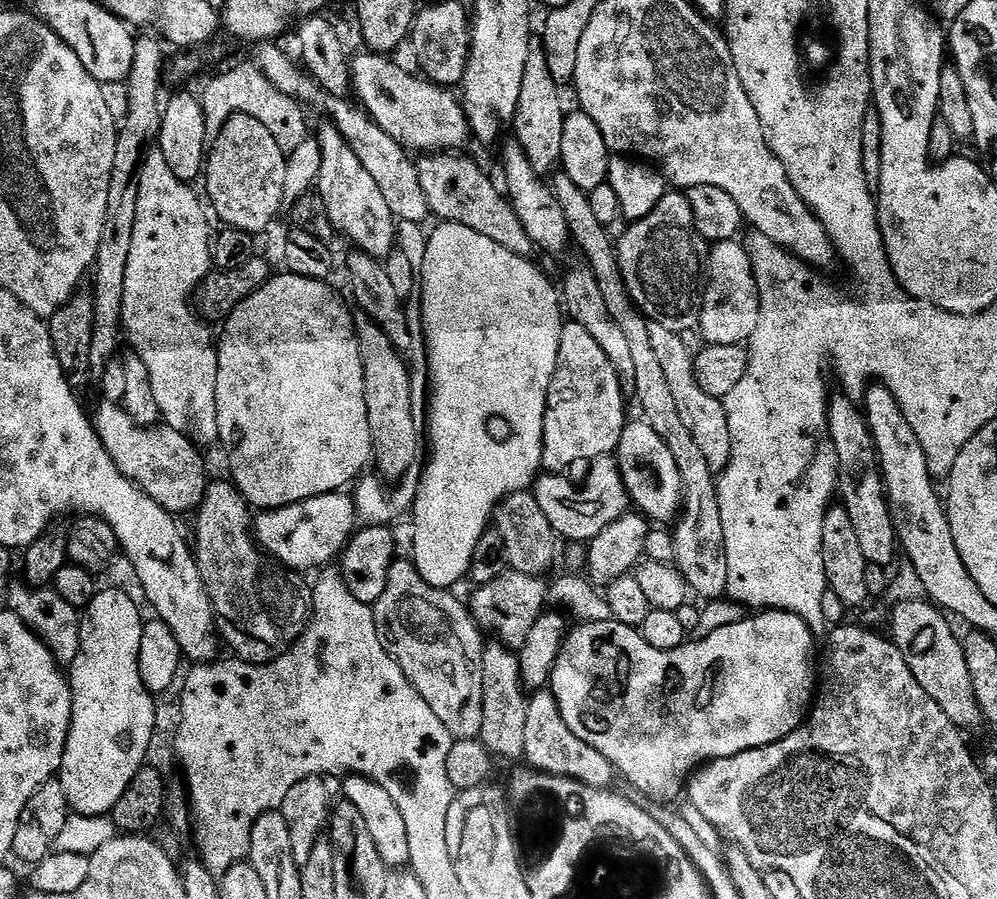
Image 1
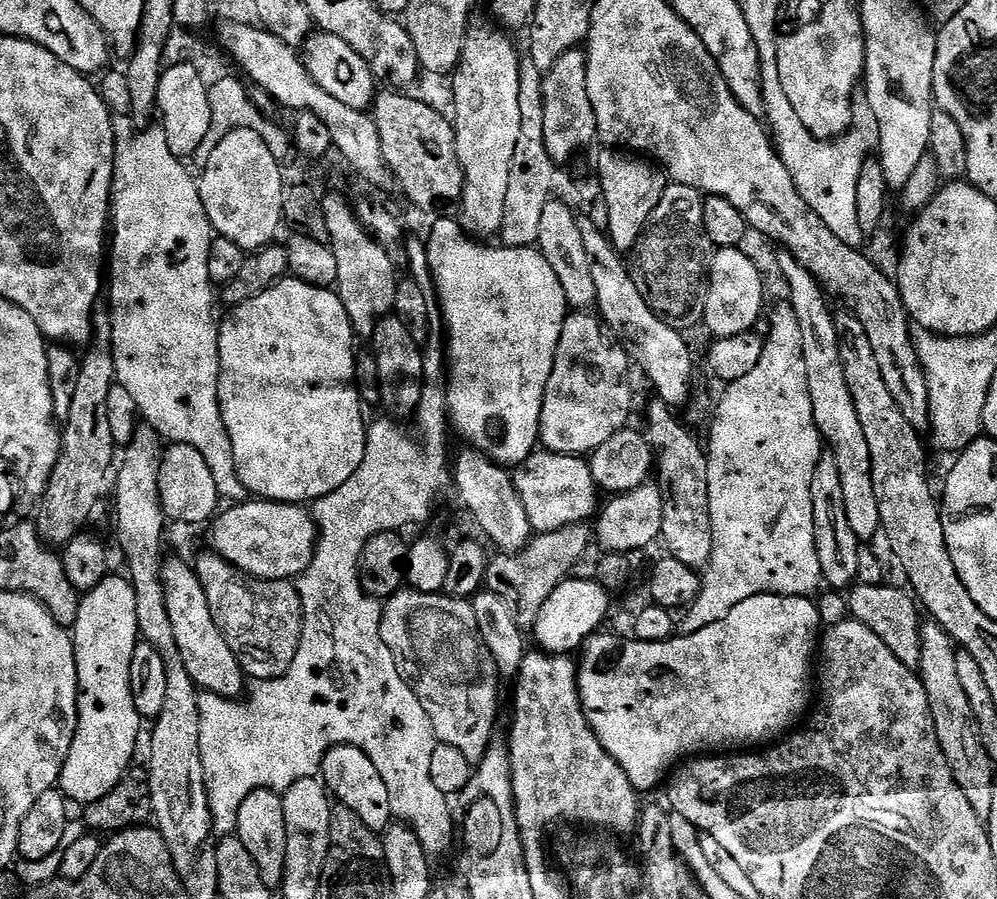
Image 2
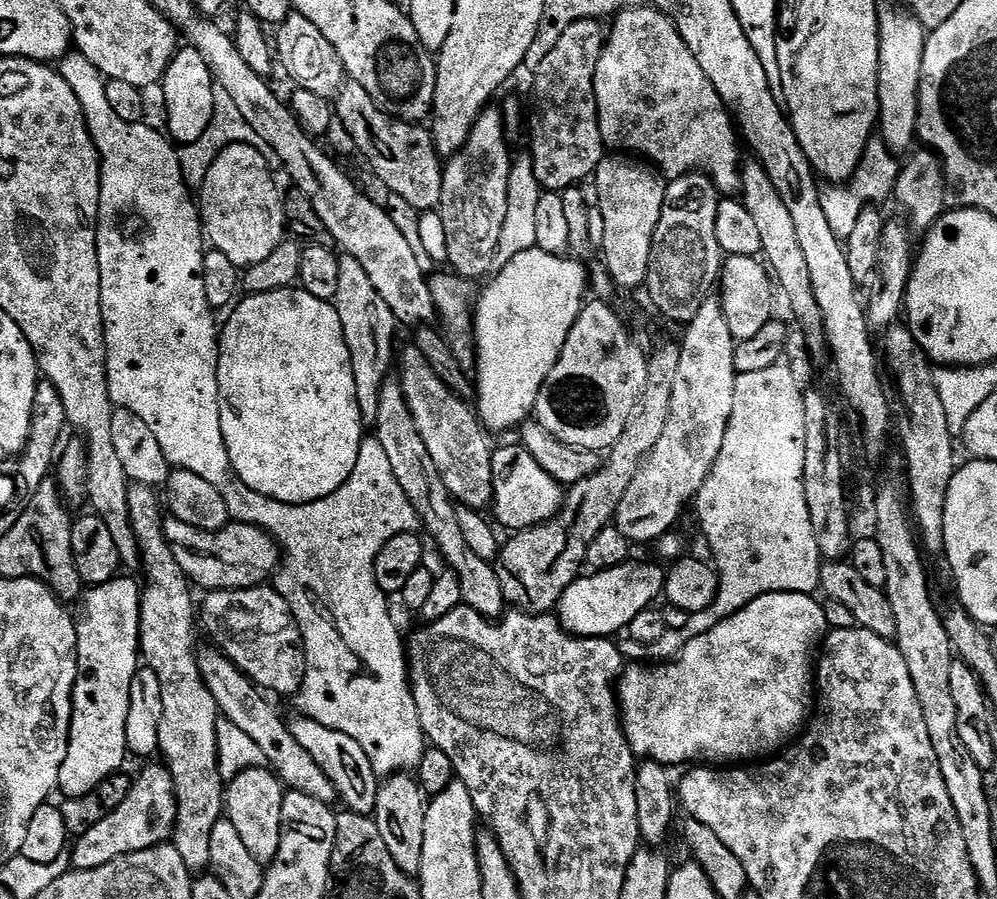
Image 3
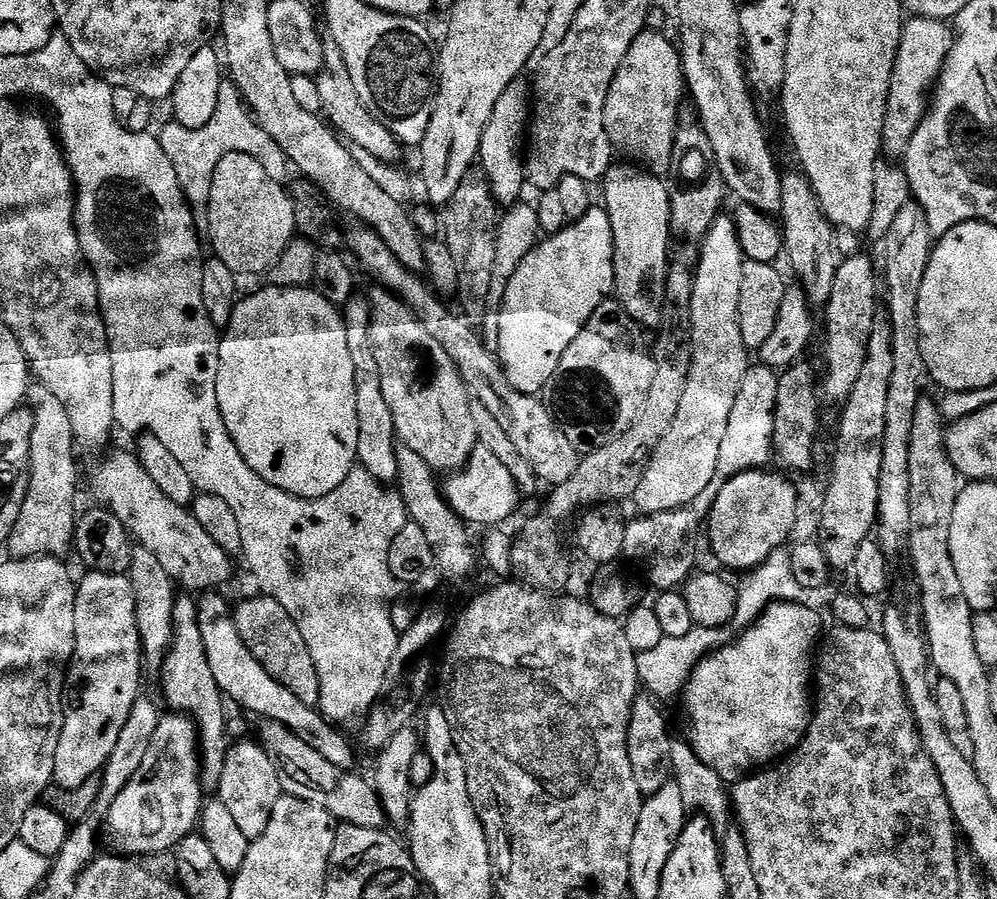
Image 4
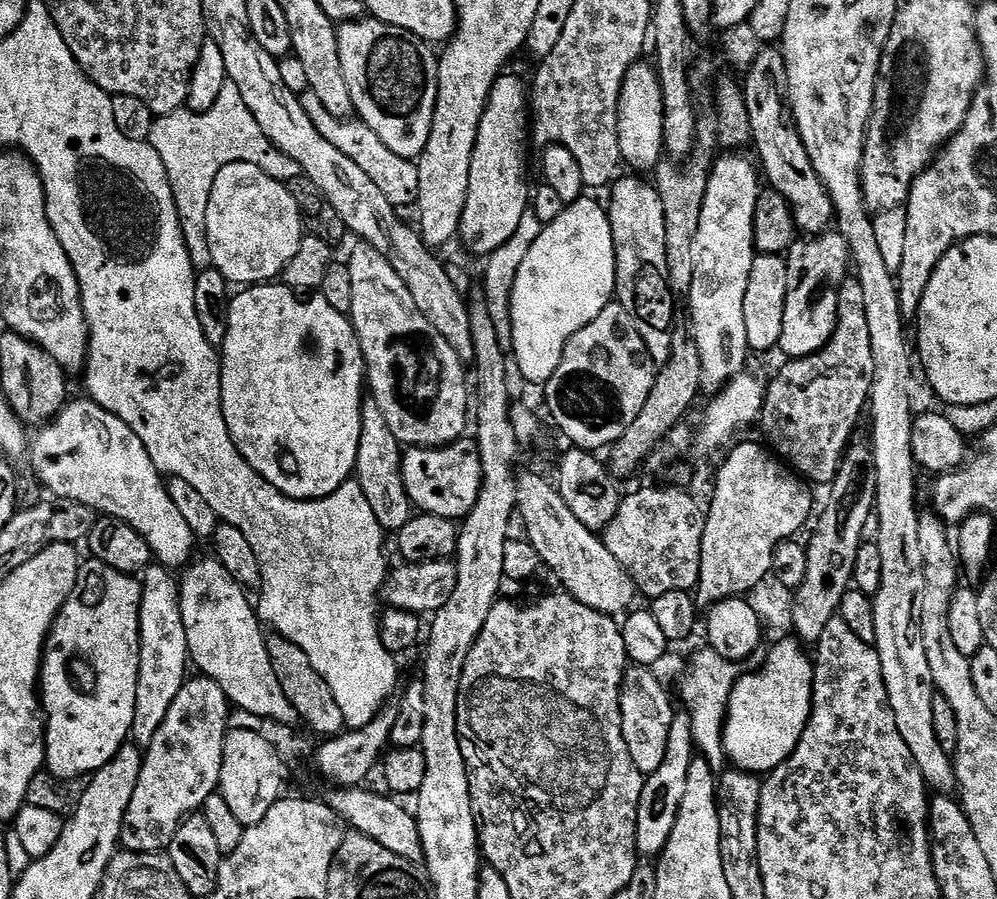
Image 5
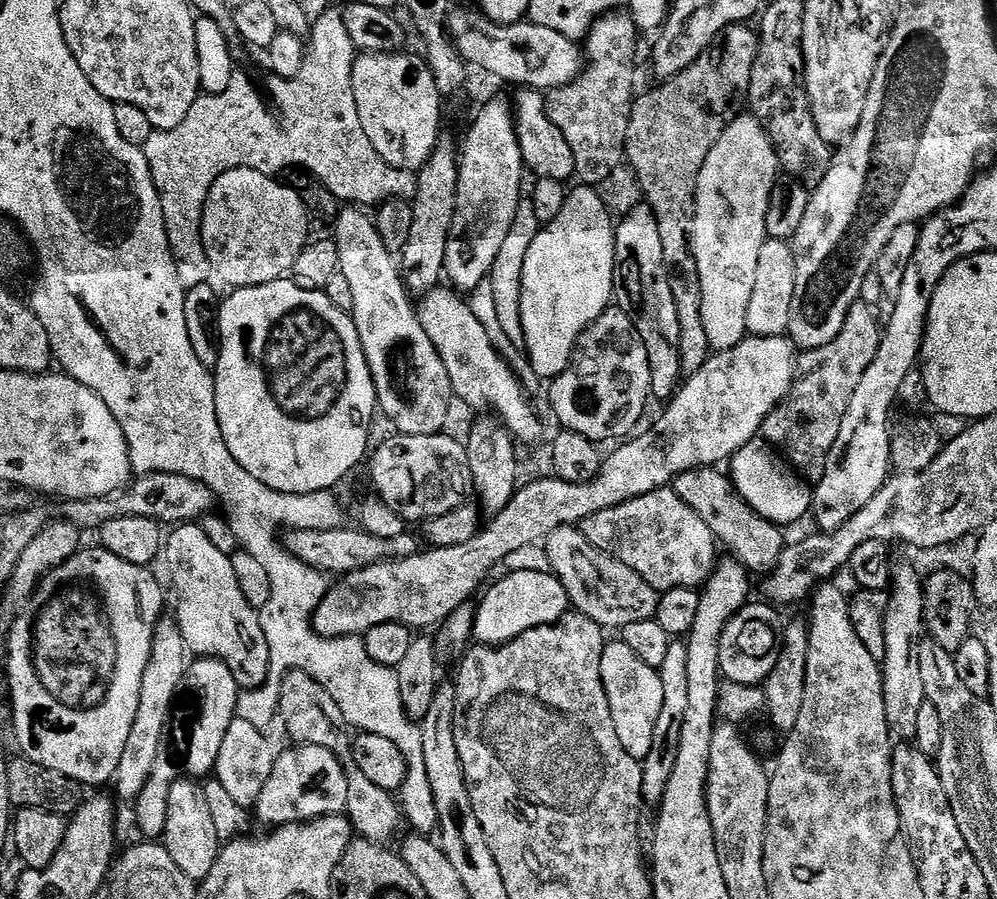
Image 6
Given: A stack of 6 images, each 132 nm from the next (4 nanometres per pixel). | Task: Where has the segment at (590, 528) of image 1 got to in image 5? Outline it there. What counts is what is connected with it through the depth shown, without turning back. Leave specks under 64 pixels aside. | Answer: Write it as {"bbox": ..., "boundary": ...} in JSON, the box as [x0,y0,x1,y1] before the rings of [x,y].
{"bbox":[400,438,482,522],"boundary":[[[461,438],[444,448],[409,447],[403,453],[400,469],[406,494],[420,512],[460,522],[474,502],[478,502],[482,486],[482,462],[478,458],[475,439]]]}

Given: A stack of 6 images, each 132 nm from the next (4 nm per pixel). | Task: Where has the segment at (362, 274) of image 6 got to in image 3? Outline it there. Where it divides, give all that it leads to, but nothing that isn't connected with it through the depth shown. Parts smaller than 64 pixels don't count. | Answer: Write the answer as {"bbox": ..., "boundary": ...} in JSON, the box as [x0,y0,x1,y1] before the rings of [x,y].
{"bbox":[398,346,494,509],"boundary":[[[408,346],[401,356],[399,353],[398,379],[418,432],[426,442],[426,449],[429,450],[453,501],[466,508],[487,509],[494,494],[494,444],[488,441],[489,433],[480,423],[479,415],[473,409],[472,412],[468,409],[471,407],[448,387],[445,377],[438,375],[430,362],[426,362],[422,350],[414,346]]]}

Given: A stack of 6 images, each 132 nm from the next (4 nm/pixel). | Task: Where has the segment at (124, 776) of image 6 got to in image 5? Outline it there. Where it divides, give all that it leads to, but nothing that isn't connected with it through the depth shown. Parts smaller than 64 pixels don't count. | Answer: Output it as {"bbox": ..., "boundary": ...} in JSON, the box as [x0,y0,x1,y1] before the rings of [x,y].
{"bbox":[131,562,190,750],"boundary":[[[153,562],[144,569],[139,582],[142,590],[140,661],[131,739],[141,749],[147,750],[150,742],[154,742],[154,734],[158,734],[158,726],[166,722],[166,714],[174,703],[174,698],[178,698],[178,690],[182,690],[184,681],[189,675],[190,657],[186,642],[186,626],[182,626],[179,579],[163,564]]]}

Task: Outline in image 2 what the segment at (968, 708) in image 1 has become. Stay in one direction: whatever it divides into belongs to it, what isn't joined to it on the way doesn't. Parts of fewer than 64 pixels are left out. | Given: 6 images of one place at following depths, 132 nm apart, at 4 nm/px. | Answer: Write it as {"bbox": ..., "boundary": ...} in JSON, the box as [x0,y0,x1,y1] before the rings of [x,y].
{"bbox":[846,583,921,669],"boundary":[[[857,583],[846,596],[851,619],[874,630],[874,634],[878,634],[878,638],[882,638],[882,642],[890,646],[890,654],[894,654],[898,662],[902,662],[907,668],[919,669],[921,609],[907,591],[904,593],[900,588],[888,587],[887,583],[880,584],[877,588],[869,584]]]}

